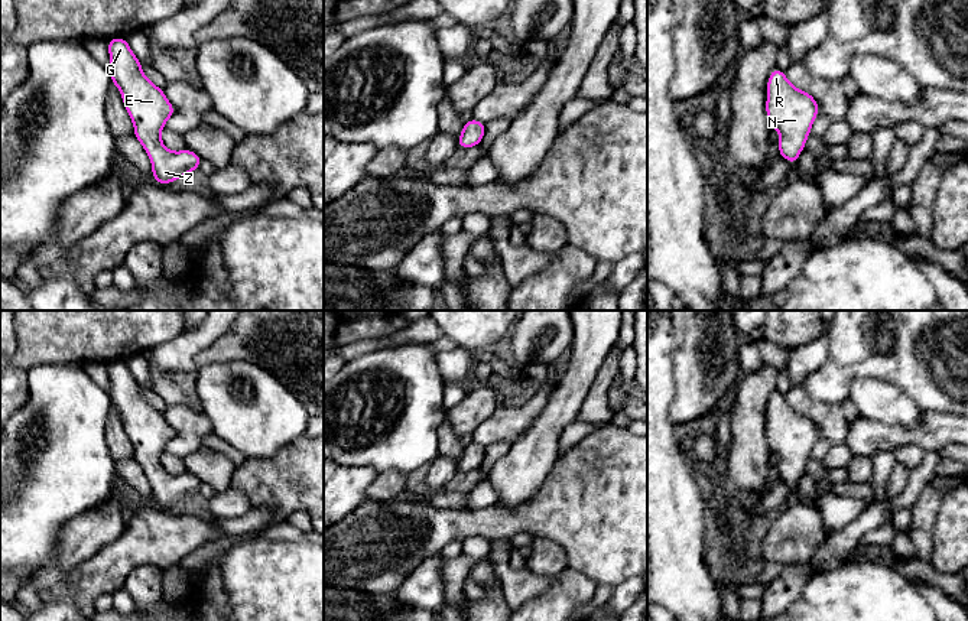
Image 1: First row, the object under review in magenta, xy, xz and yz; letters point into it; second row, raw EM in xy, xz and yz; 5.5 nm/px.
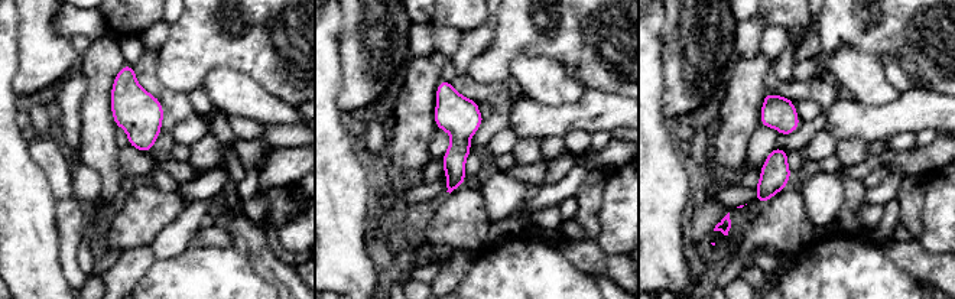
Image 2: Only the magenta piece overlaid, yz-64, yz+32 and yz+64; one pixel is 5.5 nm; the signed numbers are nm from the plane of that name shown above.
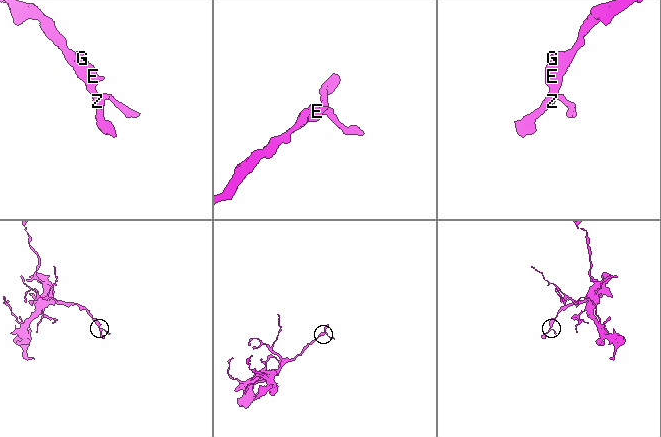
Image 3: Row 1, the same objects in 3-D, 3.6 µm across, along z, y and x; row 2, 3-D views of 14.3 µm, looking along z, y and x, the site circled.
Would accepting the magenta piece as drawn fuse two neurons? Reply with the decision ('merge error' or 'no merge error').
no merge error

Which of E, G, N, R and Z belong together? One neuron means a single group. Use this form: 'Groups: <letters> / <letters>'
Groups: E G N R Z

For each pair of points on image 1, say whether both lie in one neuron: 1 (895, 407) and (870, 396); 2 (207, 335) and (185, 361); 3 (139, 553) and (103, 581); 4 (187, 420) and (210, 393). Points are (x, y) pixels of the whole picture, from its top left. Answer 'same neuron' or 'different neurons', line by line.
1: same neuron
2: same neuron
3: same neuron
4: different neurons

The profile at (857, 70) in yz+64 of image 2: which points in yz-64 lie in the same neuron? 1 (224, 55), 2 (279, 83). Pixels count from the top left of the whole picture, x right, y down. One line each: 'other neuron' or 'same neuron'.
1: other neuron
2: other neuron

